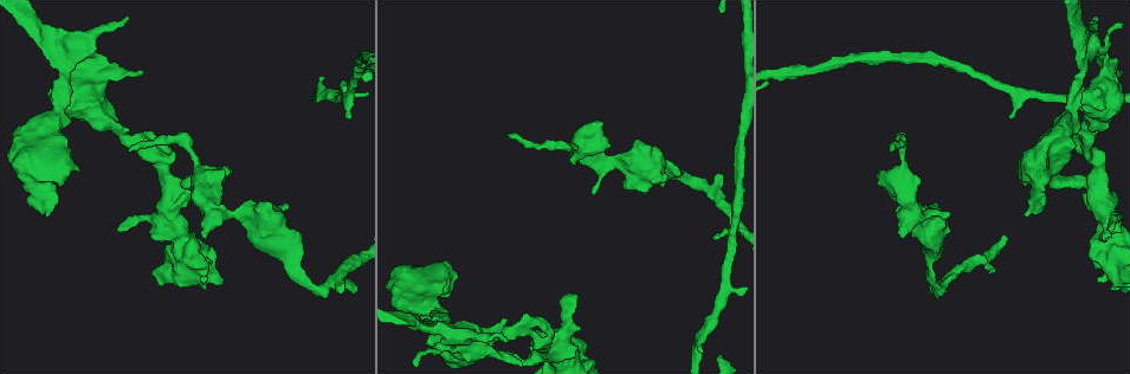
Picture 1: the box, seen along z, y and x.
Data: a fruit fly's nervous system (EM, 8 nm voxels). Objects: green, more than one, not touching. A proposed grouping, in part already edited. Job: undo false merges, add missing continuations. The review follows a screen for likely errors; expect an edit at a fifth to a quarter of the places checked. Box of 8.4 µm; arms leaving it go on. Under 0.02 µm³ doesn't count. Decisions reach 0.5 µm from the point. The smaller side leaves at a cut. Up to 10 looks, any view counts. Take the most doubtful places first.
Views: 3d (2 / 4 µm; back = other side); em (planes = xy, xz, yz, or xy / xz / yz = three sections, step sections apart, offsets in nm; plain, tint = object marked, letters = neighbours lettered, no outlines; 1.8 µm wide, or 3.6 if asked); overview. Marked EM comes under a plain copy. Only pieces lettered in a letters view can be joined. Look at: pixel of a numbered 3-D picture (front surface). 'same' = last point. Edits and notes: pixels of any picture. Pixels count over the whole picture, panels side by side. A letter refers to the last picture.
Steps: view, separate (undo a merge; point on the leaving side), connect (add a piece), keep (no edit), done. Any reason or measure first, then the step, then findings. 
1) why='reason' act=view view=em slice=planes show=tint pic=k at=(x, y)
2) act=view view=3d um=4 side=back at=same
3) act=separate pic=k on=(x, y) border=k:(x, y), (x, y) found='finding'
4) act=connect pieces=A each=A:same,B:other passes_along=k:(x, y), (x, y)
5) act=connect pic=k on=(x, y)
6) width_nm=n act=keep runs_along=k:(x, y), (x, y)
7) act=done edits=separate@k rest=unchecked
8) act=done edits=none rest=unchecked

why='sharp bend' act=view view=3d um=4 pic=1 at=(1098, 97)

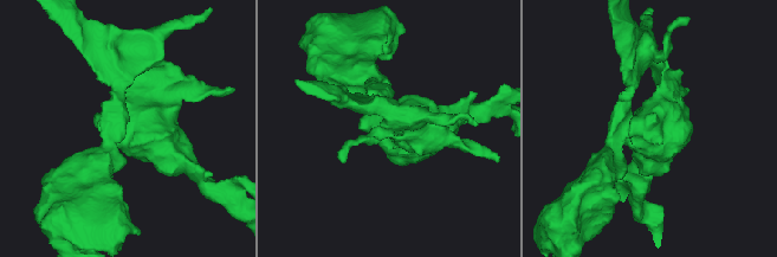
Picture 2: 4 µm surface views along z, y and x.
why='need the tissue' act=view view=em um=3.6 slice=planes show=letters pic=2 at=(143, 125)

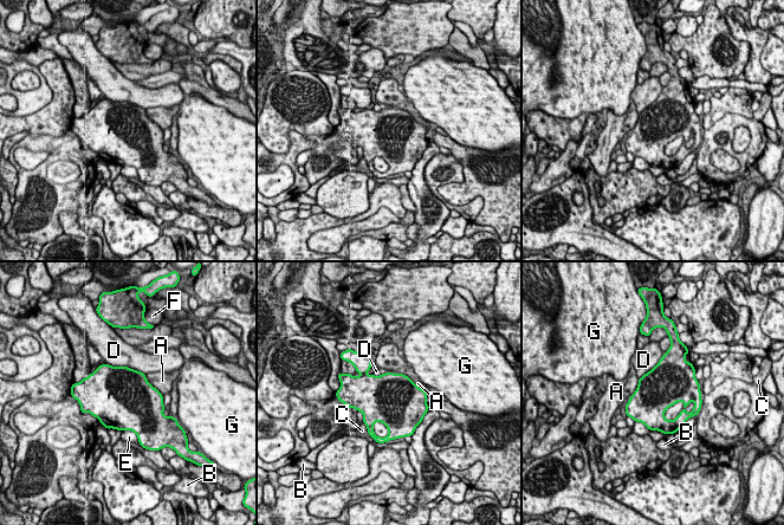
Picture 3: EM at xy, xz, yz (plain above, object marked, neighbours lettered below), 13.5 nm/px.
act=keep each=A:other,B:other,C:other,D:other,E:other,F:other,G:other found='continuous, no second cell'

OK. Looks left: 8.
why='branch point' act=view view=em um=3.6 slice=planes show=letters pic=1 at=(554, 349)

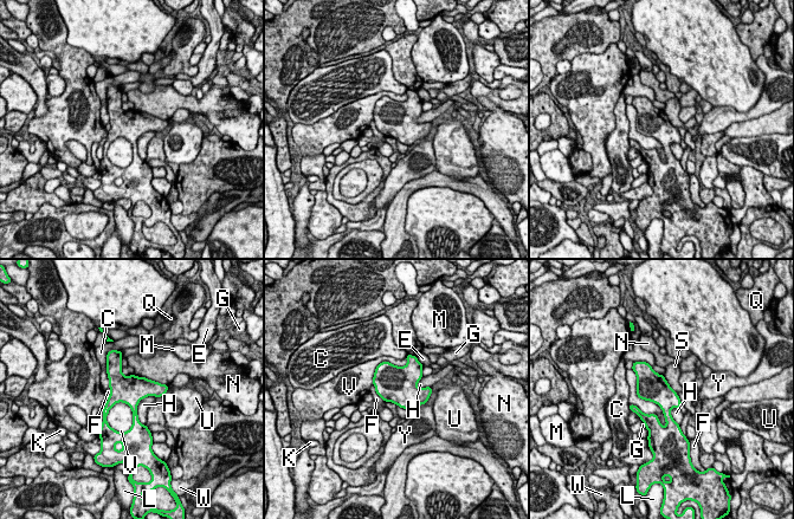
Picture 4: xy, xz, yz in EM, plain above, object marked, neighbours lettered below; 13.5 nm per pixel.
act=keep each=C:other,E:other,F:other,G:other,H:other,K:other,L:other,M:other,N:other,Q:other,S:other,U:other,V:other,W:other,Y:other found='all the same cell'

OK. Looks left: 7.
why='thick turns thin' act=view view=3d um=4 pic=1 at=(44, 165)

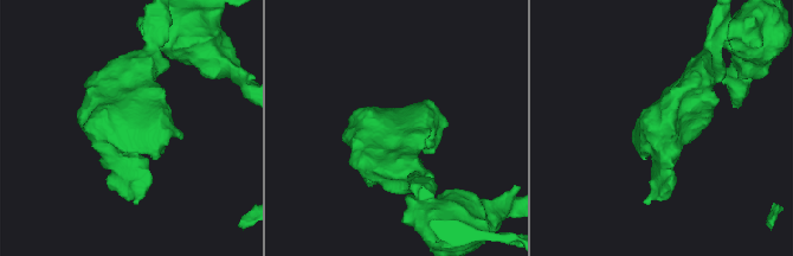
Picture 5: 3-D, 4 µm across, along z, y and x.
act=view view=em um=3.6 slice=xy step=4 show=tint pic=5 at=(129, 130)

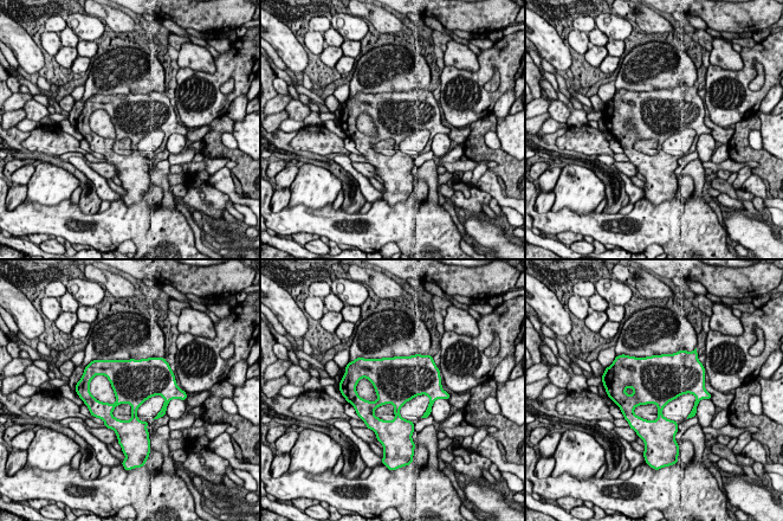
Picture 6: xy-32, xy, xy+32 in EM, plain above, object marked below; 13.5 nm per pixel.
why='cut it another way' act=view view=em um=3.6 slice=planes show=letters at=same

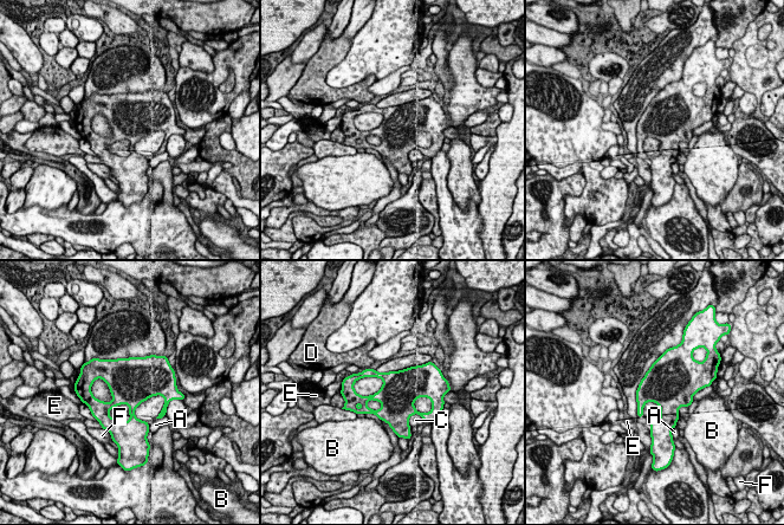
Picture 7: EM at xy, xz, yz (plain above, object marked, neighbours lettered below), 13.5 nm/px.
act=keep each=A:other,B:other,C:other,D:other,E:other,F:other border=7:(423, 420), (413, 414), (407, 422) found='one cell here'

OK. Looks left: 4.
why='free end' act=view view=3d um=4 pic=1 at=(626, 186)

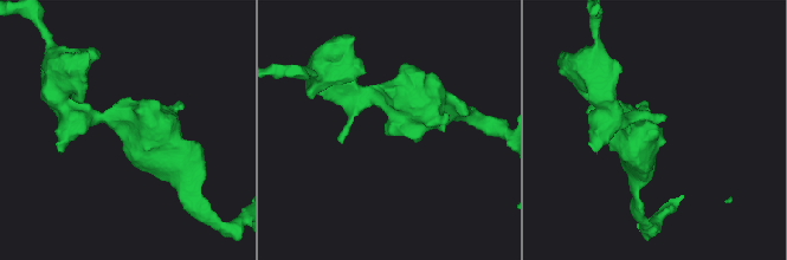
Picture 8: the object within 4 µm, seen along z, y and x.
act=view view=em um=3.6 slice=planes show=letters pic=8 at=(652, 128)

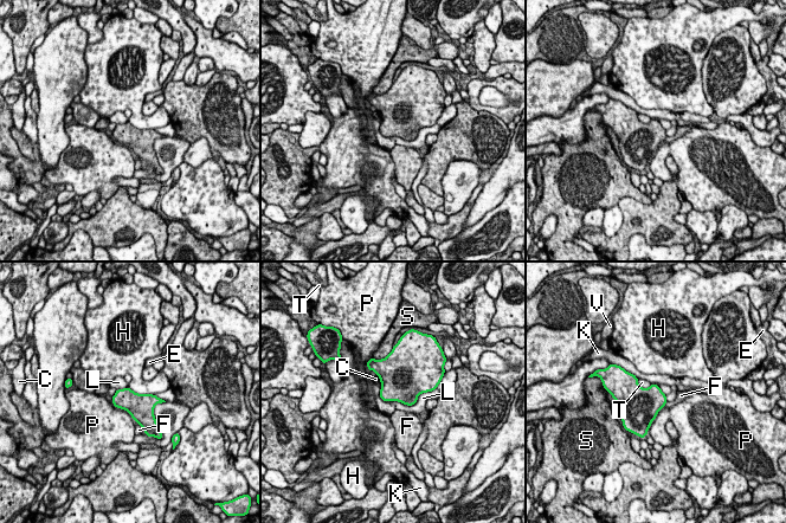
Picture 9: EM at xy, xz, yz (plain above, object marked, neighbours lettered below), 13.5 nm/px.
longest_contact=P:440nm act=keep each=C:other,E:other,F:other,H:other,K:other,L:other,P:other,S:other,T:other,V:other border=9:(418, 396), (411, 405), (388, 401) found='none of them fits'

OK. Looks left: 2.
act=done edits=none rest=unchecked

